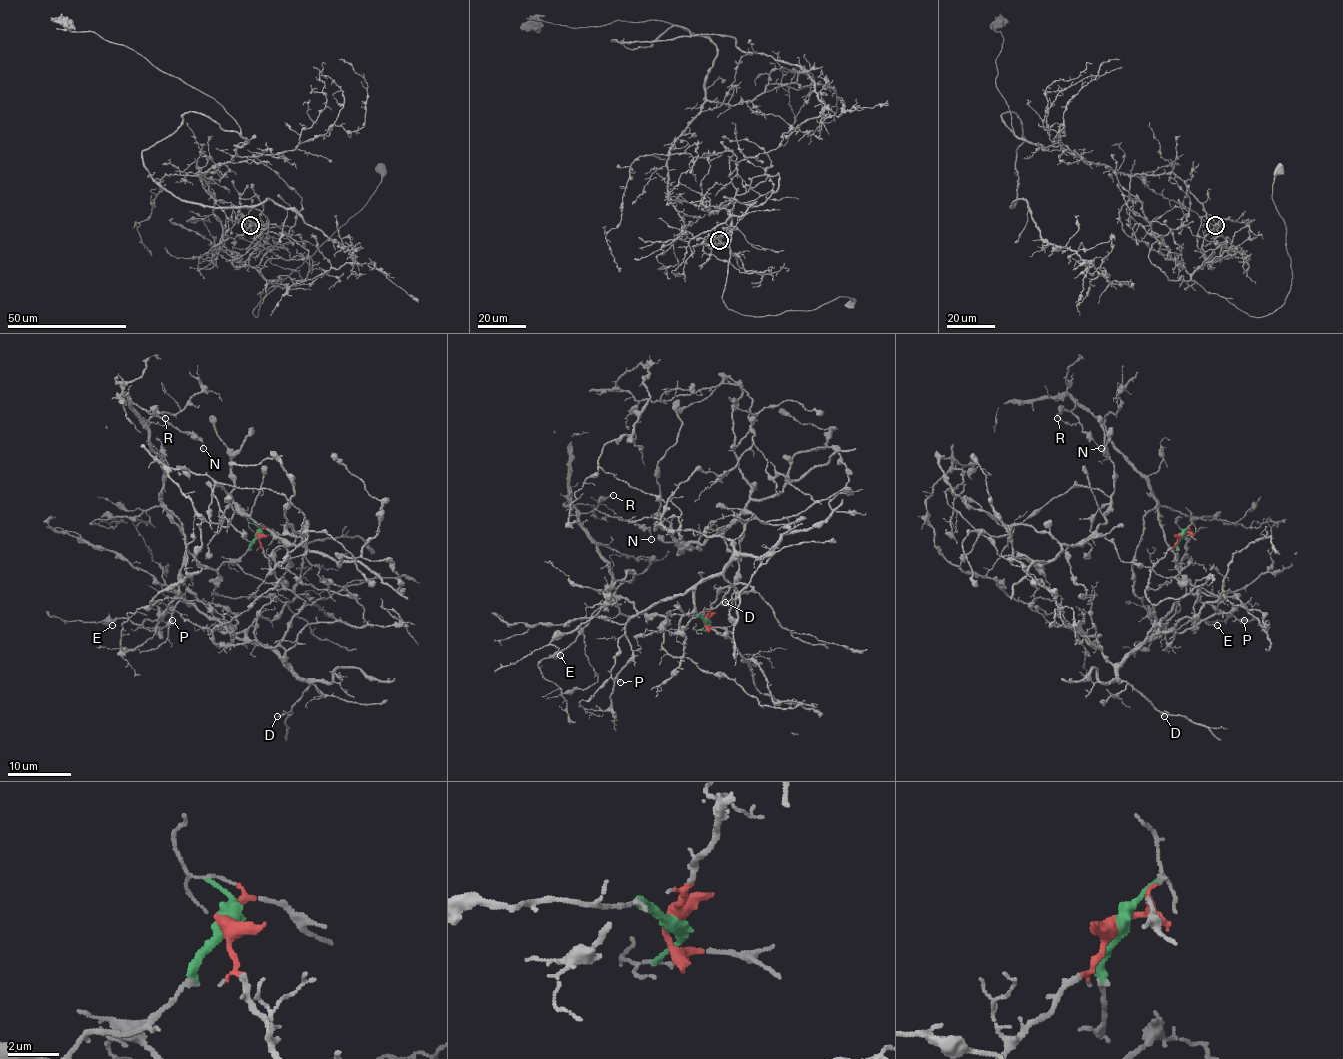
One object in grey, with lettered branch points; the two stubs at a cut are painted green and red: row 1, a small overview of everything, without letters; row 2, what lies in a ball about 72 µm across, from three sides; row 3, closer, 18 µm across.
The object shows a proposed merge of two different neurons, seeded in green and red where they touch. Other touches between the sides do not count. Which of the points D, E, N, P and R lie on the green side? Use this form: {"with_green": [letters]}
{"with_green": ["E", "N", "R"]}

